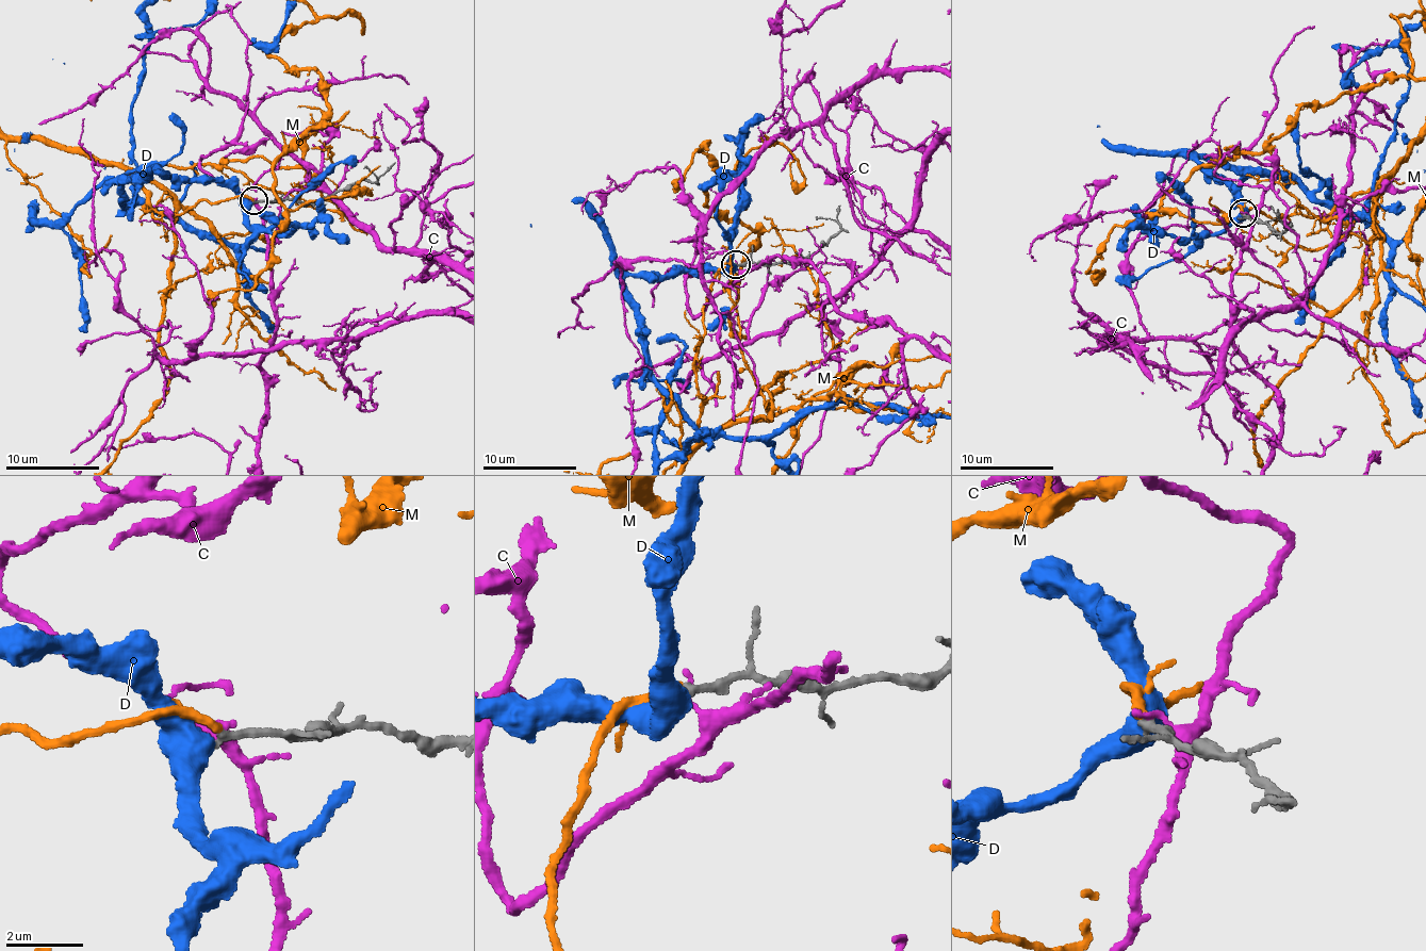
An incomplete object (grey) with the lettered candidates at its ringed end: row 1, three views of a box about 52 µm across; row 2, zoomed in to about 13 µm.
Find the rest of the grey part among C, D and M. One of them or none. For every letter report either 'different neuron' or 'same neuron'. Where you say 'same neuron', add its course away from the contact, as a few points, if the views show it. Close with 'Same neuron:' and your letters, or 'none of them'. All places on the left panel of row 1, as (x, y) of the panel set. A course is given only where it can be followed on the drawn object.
C: different neuron
D: different neuron
M: same neuron
Same neuron: M

